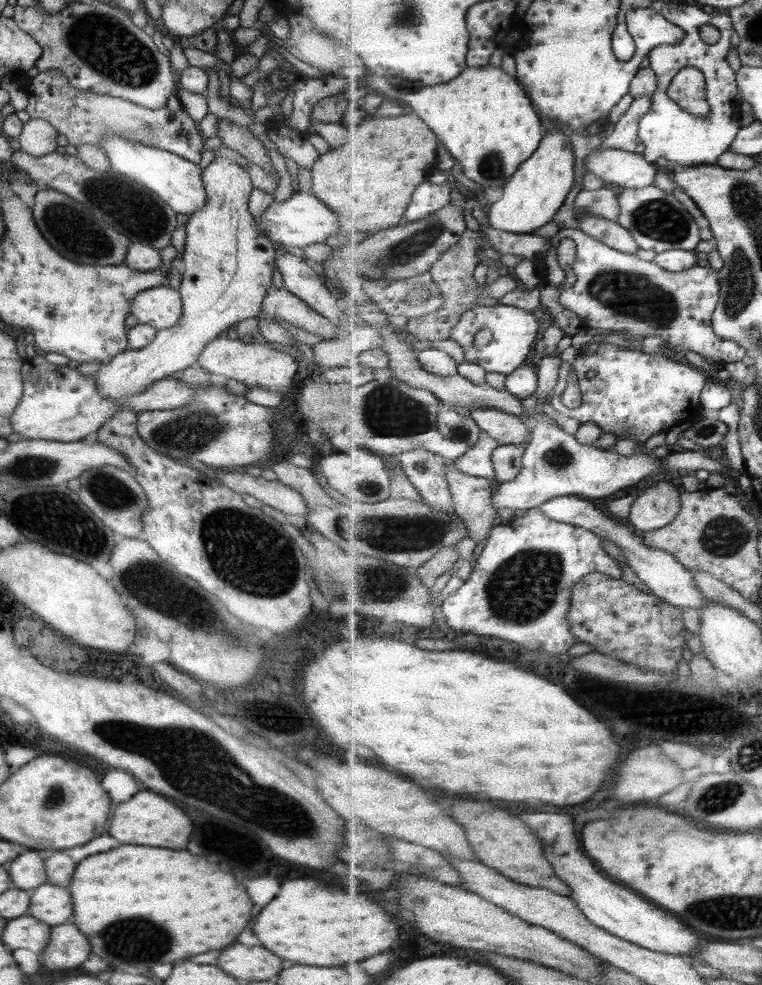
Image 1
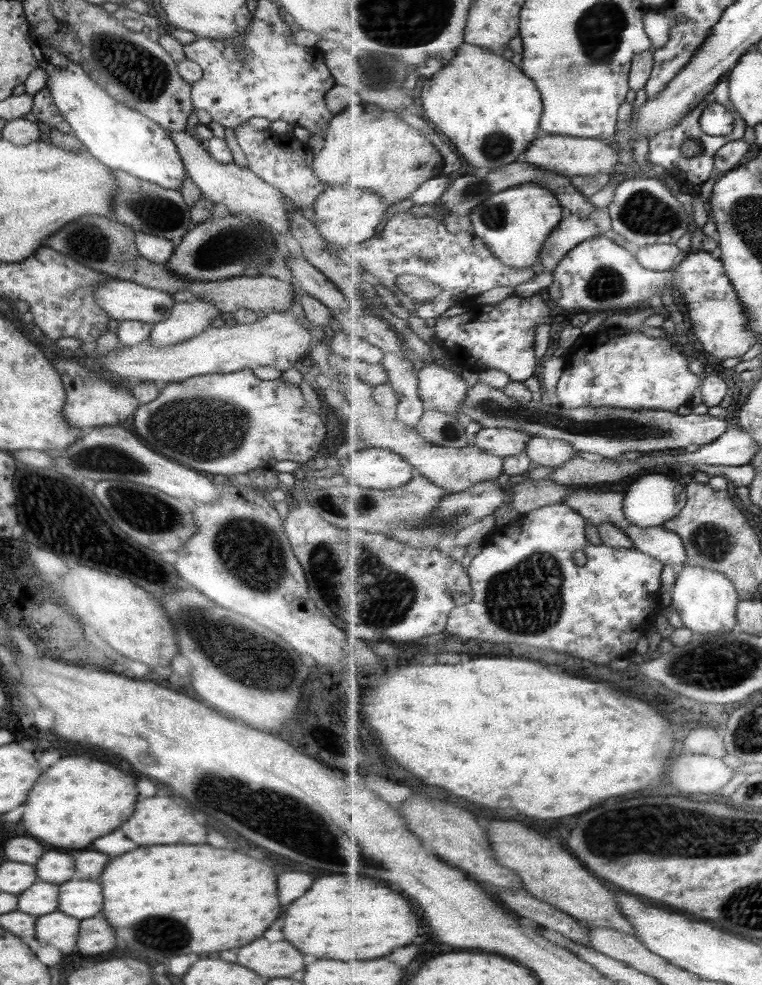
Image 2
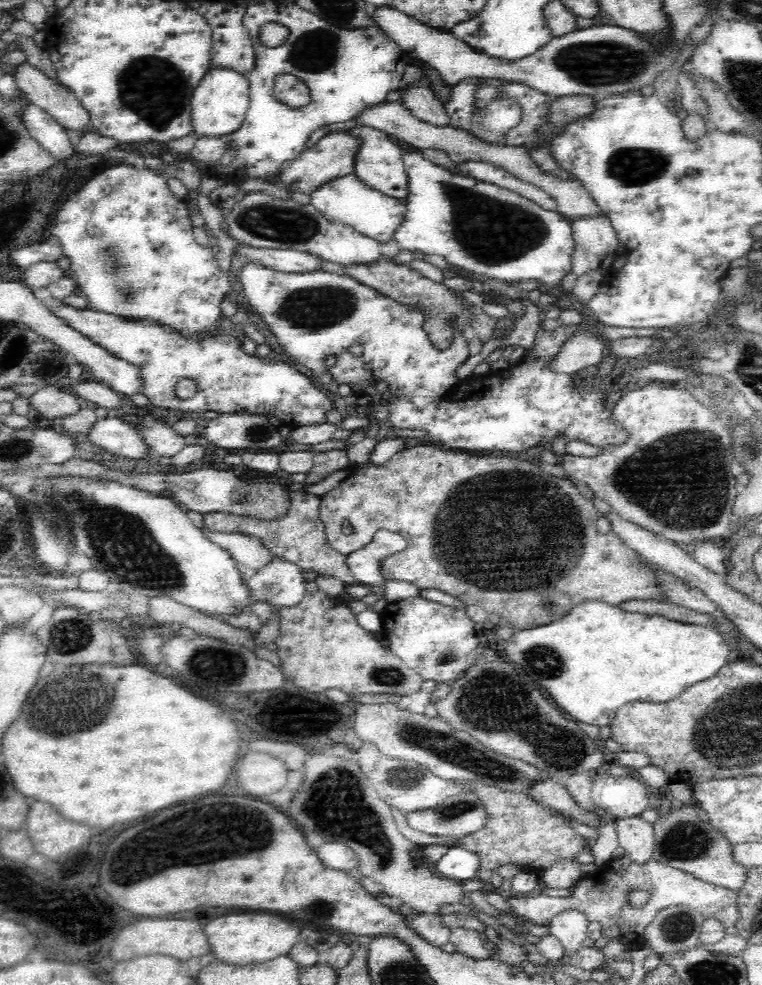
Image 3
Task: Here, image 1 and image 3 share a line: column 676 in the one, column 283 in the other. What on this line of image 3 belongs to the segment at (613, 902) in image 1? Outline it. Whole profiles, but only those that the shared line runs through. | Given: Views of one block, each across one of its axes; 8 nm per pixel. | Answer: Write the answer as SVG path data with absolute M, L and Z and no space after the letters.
M228 914L214 918L204 926L211 946L210 954L233 965L258 964L288 955L300 938L298 932L300 928L294 922L272 914Z

